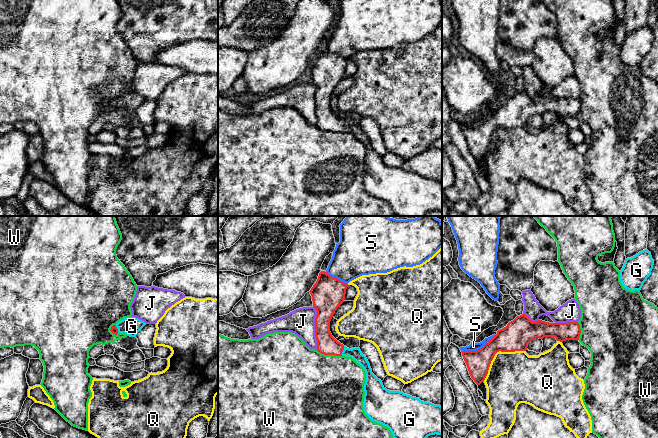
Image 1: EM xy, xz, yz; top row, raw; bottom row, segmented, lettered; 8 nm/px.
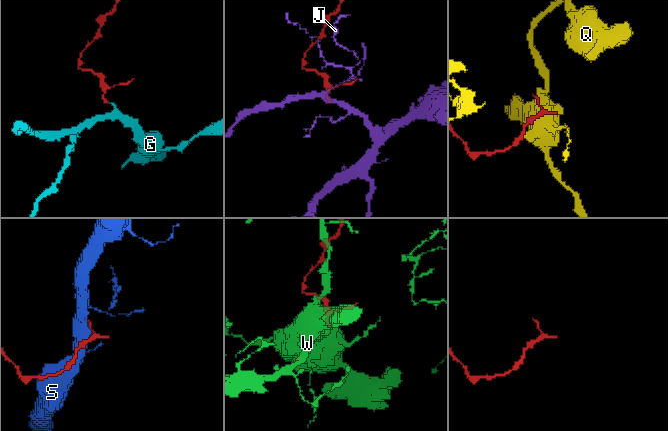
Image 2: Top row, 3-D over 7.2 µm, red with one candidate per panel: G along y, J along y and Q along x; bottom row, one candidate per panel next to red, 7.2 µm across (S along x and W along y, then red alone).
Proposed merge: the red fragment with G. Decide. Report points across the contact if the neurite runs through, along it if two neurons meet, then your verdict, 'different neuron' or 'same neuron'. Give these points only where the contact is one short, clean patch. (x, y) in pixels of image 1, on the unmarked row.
way xz (326, 120), (342, 127), (355, 129); same neuron

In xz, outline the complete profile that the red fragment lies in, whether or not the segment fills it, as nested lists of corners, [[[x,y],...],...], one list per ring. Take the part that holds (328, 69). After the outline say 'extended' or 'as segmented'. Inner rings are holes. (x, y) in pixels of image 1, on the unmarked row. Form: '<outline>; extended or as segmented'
[[[327,48],[319,49],[316,59],[309,67],[312,72],[313,83],[317,87],[315,94],[315,112],[317,115],[317,127],[324,131],[352,133],[366,148],[364,160],[364,188],[372,196],[387,202],[395,216],[426,216],[430,211],[442,211],[442,183],[430,178],[421,177],[400,167],[389,167],[380,155],[373,149],[370,140],[360,124],[349,125],[338,118],[330,108],[330,97],[337,84],[344,78],[348,60]]]; extended

